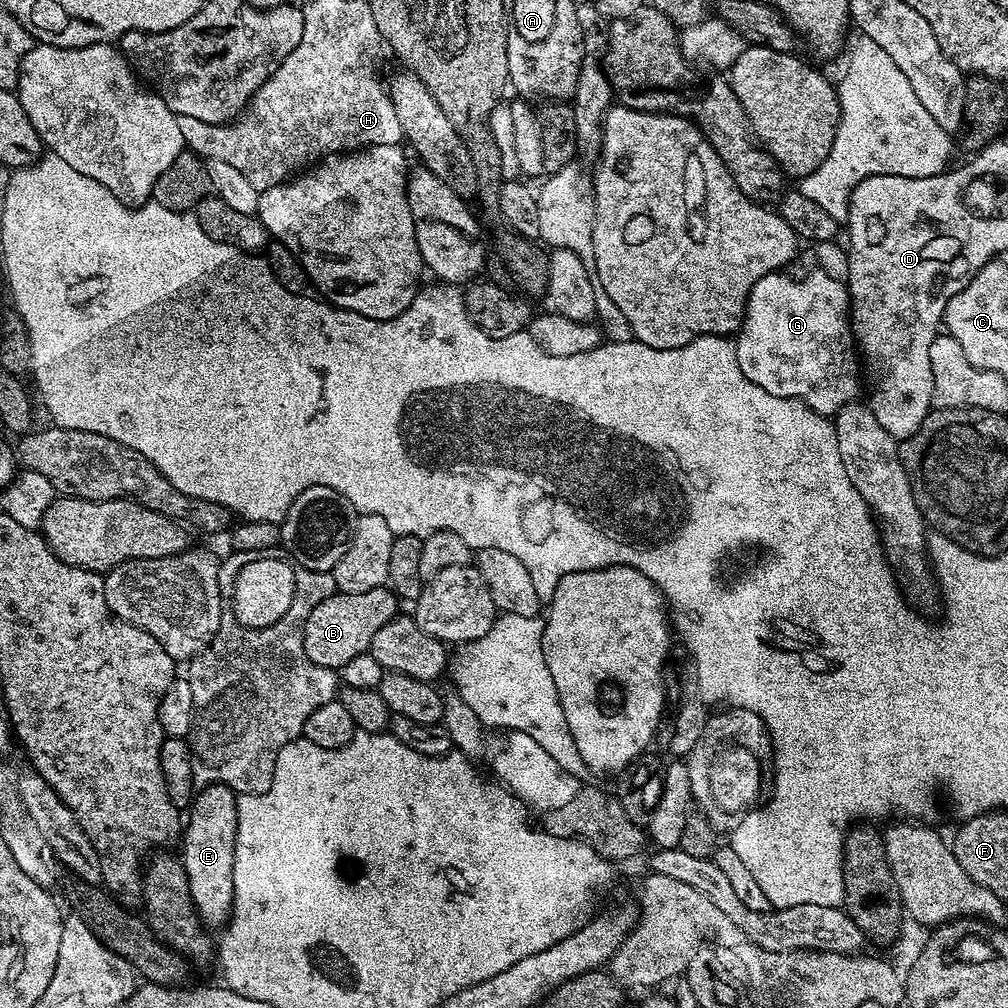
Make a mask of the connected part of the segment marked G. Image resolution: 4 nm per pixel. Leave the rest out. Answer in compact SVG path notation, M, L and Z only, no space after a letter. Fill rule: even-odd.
M819 270L801 280L791 280L786 274L771 272L750 290L748 305L744 311L744 324L734 340L738 354L738 366L750 382L774 394L778 398L801 400L819 416L835 417L842 406L853 403L860 392L862 368L858 363L858 349L852 334L848 289L843 283L830 278Z

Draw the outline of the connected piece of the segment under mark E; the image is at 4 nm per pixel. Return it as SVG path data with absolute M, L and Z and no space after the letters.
M225 784L201 787L193 795L182 828L182 863L189 880L190 898L196 912L209 929L227 925L234 902L234 846L238 832L237 793Z

